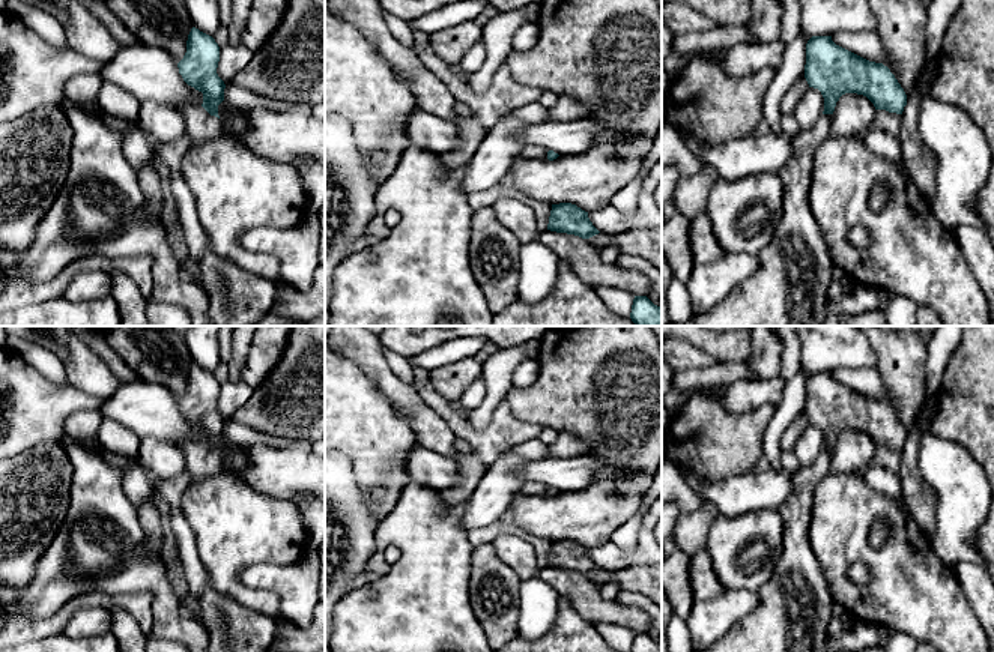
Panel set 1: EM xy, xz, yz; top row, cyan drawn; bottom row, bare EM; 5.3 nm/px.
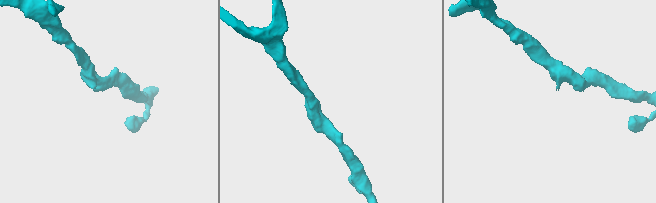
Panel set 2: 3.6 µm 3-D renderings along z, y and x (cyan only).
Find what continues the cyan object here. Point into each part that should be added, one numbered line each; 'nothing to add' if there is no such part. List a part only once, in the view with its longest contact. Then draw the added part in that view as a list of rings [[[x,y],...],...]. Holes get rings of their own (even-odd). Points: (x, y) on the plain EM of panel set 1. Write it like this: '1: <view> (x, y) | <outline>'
1: xy (200, 463) | [[[203,443],[182,446],[189,473],[189,484],[205,481],[223,472],[221,458],[211,452]]]

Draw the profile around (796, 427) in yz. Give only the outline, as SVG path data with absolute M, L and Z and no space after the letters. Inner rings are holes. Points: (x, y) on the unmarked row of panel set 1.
M803 413L794 418L780 437L780 449L792 451L797 439L800 437L808 424L809 421Z

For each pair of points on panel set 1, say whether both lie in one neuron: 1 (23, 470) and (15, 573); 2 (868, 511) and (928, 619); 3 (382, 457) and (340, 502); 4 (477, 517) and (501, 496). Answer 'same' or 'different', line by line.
1: same
2: same
3: different
4: same

